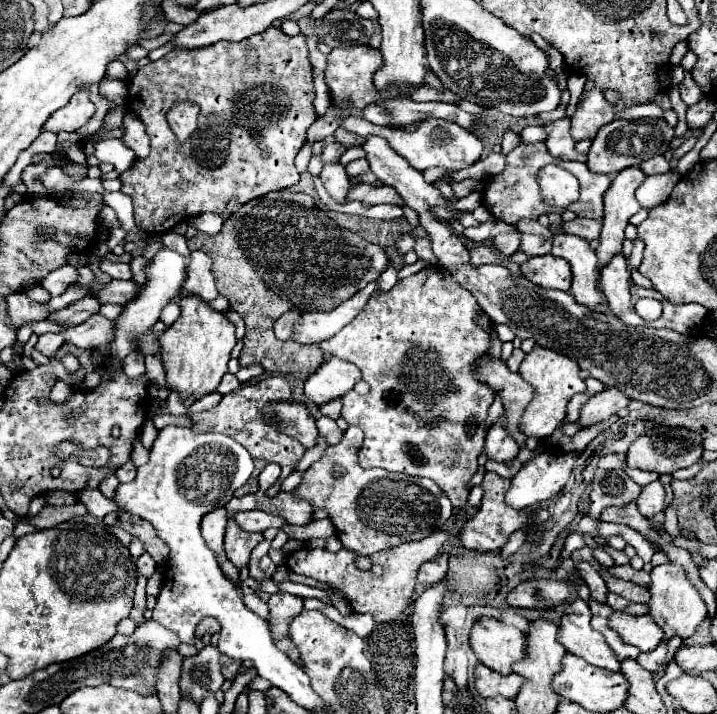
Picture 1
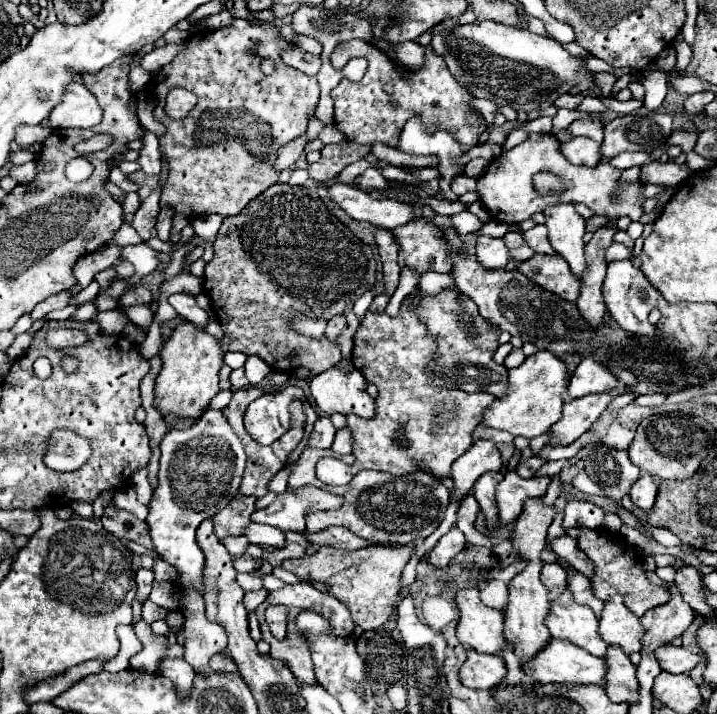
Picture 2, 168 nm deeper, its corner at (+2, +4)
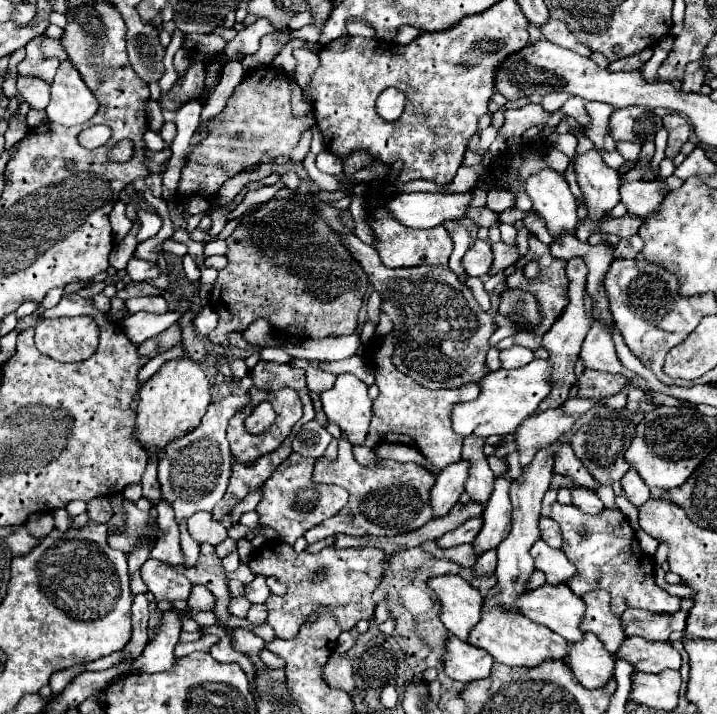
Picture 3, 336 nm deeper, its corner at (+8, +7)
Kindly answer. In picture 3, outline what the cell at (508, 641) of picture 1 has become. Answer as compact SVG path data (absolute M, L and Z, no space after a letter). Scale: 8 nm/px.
M443 574L427 580L427 586L435 592L441 612L439 618L445 628L461 640L467 640L471 628L481 618L483 596L459 574Z

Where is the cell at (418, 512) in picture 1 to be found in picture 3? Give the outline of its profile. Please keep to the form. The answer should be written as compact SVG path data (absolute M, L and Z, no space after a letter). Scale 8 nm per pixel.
M339 440L339 458L329 462L327 458L319 458L315 464L315 482L323 484L339 484L349 492L349 502L343 512L335 514L333 518L321 522L313 530L305 534L309 544L319 542L331 534L349 534L349 536L385 536L387 532L403 534L421 528L427 524L433 514L429 506L429 490L435 484L435 476L415 464L415 462L395 462L383 460L379 464L361 466L351 452L351 444L347 440Z

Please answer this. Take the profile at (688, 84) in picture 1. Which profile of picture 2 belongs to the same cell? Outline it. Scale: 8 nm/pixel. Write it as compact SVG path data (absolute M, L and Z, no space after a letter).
M683 41L683 43L679 43L677 45L677 71L679 73L683 73L685 69L687 69L687 65L691 63L691 57L693 57L693 53L691 53L691 47Z

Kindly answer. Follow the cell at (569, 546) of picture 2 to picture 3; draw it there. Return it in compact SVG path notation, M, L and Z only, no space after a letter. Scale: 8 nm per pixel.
M541 516L541 518L539 518L539 530L541 530L541 538L547 540L547 544L549 544L551 548L561 548L563 538L561 538L559 524L557 524L555 520Z

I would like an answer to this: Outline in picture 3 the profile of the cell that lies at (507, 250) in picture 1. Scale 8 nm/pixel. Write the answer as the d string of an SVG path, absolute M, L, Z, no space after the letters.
M475 240L475 244L465 252L461 264L469 276L485 276L491 268L491 246L483 240Z

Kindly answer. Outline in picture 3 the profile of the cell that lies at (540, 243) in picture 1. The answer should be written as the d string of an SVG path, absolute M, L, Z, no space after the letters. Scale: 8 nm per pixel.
M499 242L499 244L491 244L491 250L493 250L493 264L491 264L491 270L489 274L499 274L499 270L505 270L509 266L513 266L519 258L517 254L517 248L515 246L509 246L505 242Z

